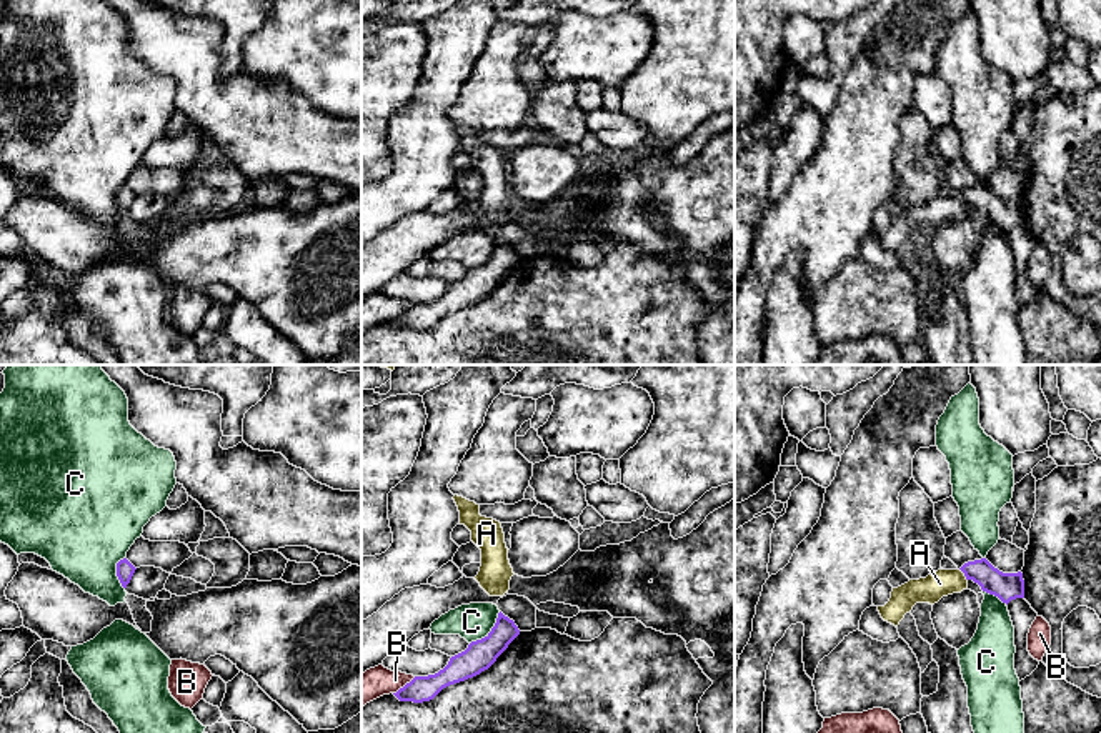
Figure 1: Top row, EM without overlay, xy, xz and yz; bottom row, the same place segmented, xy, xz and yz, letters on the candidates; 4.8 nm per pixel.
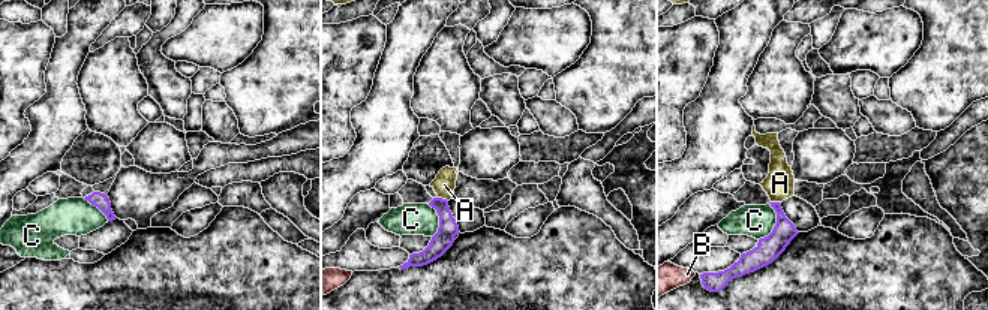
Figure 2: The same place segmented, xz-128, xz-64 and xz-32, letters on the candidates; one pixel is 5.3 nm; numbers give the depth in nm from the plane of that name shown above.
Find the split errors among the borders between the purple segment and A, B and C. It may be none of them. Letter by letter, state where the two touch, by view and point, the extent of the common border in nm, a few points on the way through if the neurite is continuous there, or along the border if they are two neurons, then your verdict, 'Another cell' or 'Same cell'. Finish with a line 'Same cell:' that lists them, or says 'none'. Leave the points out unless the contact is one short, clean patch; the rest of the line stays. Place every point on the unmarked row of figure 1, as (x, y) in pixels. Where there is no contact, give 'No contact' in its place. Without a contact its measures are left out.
A: Touches purple at yz (965, 202). Shared border 70 nm. Boundary: yz (960, 195), (966, 207). Another cell
B: Touches purple at xz (405, 312). Shared border 140 nm. Another cell
C: Touches purple at xz (490, 259). Shared border 220 nm. Boundary: xz (500, 239), (495, 252), (483, 264), (470, 270). Another cell
Same cell: none

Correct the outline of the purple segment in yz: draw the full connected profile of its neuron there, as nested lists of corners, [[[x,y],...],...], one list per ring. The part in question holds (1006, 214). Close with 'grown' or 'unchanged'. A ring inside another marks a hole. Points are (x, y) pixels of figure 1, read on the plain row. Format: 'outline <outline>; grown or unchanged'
outline [[[986,185],[968,188],[959,195],[966,207],[973,207],[983,218],[998,223],[1003,230],[1024,225],[1023,200],[1003,200]]]; unchanged

